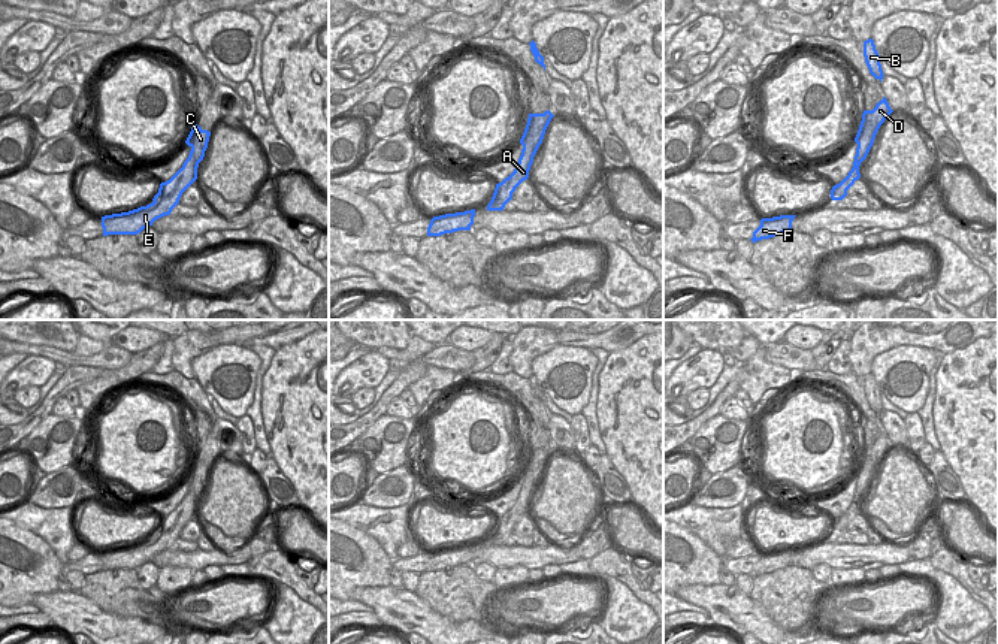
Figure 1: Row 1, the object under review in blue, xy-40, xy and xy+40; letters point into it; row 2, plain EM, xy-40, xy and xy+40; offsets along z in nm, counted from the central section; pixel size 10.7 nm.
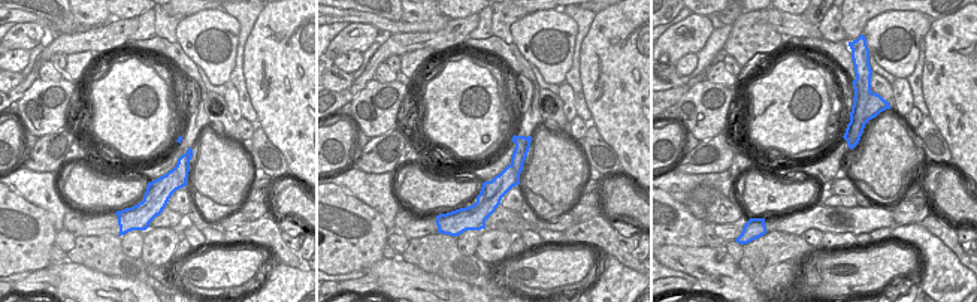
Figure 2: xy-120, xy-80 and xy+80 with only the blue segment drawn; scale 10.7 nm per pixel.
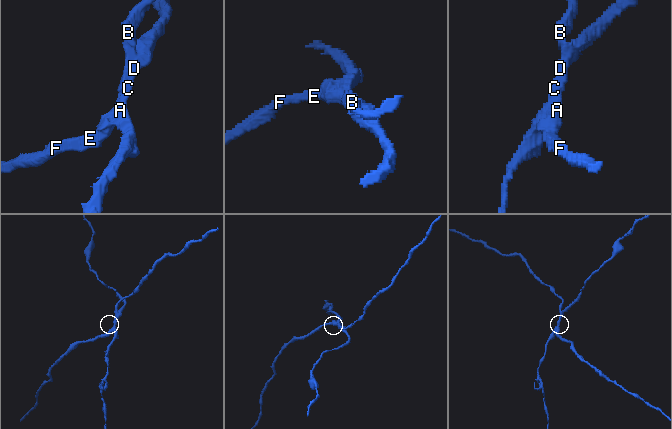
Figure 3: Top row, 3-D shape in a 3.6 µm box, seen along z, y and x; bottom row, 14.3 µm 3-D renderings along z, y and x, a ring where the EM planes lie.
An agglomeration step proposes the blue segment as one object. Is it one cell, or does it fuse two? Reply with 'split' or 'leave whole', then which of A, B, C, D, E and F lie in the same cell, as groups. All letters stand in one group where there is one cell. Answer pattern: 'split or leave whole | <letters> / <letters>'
split | A B E F / C D

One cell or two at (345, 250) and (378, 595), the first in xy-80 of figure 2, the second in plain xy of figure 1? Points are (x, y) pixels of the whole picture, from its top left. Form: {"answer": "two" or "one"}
{"answer": "two"}

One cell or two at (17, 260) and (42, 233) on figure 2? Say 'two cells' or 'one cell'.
one cell

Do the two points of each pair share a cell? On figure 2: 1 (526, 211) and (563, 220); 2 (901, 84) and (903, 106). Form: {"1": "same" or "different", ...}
{"1": "different", "2": "same"}

